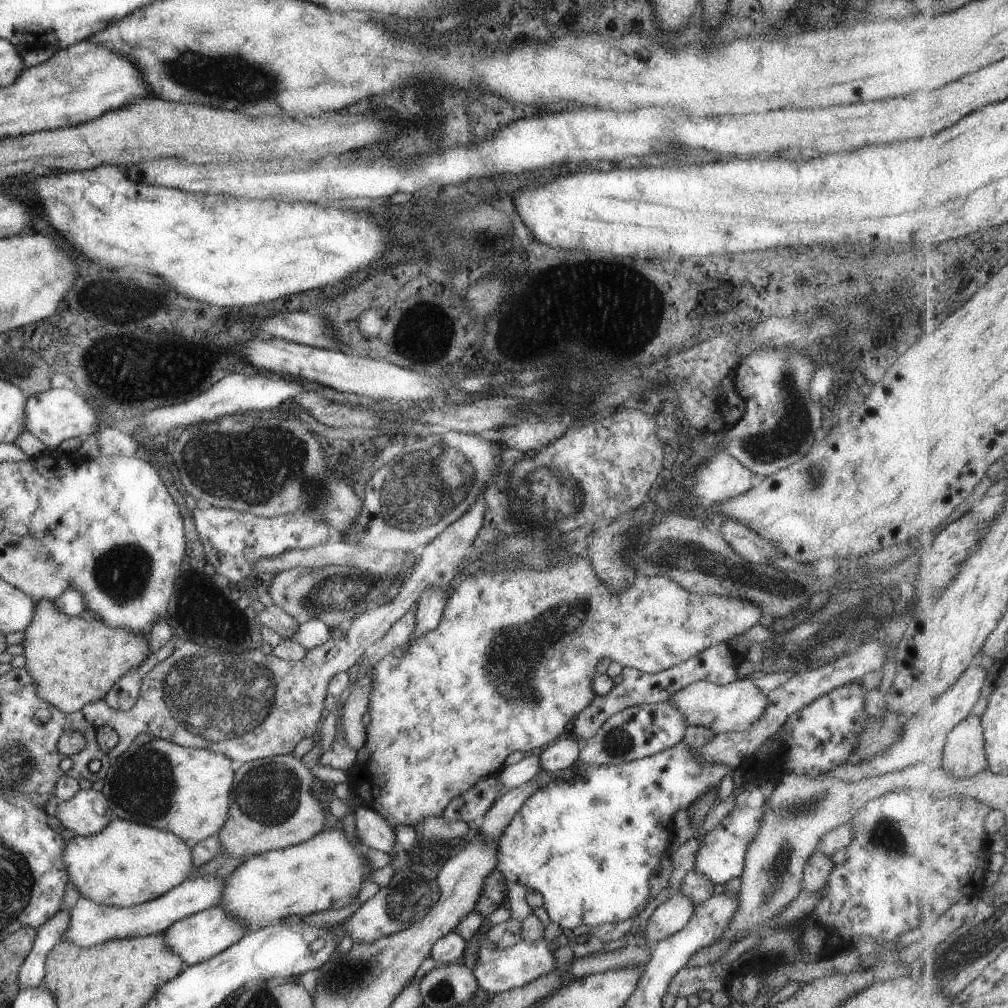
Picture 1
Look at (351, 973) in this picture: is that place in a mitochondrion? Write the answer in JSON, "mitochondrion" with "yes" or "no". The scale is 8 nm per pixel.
{"mitochondrion":"yes"}

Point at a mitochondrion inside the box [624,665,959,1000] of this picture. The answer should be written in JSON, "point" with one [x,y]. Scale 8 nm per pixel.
{"point":[790,812]}

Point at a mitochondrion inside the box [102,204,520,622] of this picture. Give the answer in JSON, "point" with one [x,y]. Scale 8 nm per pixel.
{"point":[252,467]}

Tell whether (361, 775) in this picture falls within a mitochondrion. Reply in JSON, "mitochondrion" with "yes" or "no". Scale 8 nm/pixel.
{"mitochondrion":"no"}

